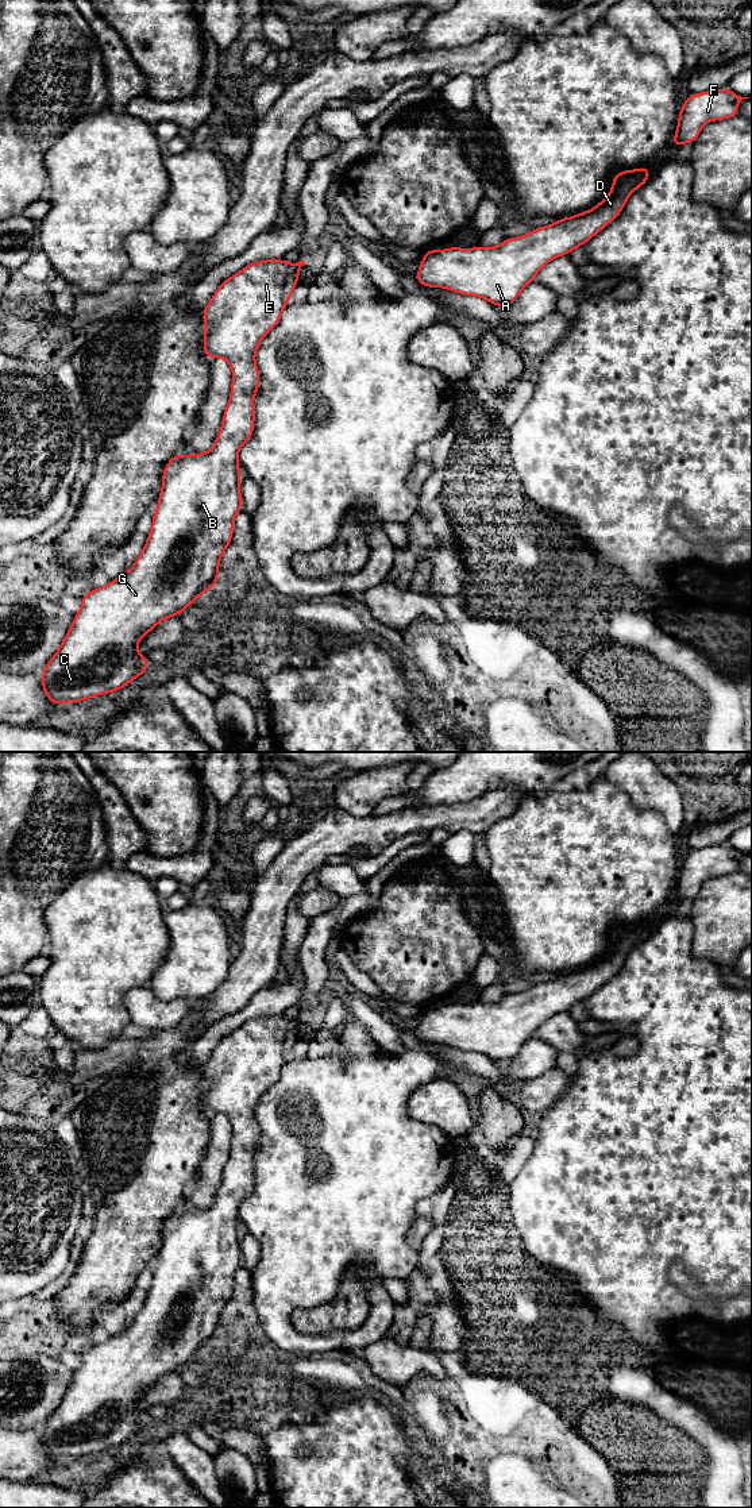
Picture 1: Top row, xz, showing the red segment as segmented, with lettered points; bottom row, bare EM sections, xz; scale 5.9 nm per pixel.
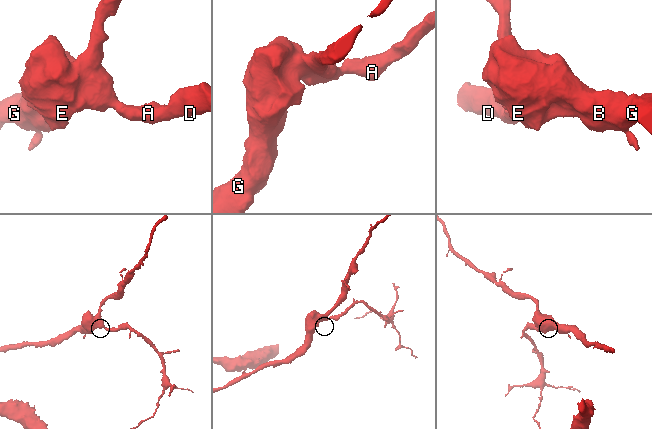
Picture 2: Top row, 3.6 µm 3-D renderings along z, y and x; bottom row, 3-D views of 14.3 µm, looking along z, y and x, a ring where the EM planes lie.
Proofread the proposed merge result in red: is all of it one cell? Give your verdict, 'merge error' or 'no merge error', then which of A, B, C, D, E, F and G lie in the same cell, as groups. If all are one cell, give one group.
no merge error | A B C D E F G

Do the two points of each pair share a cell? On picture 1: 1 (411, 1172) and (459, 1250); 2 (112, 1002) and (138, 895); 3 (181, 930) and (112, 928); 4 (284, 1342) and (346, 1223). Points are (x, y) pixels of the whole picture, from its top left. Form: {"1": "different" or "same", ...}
{"1": "different", "2": "same", "3": "different", "4": "same"}

